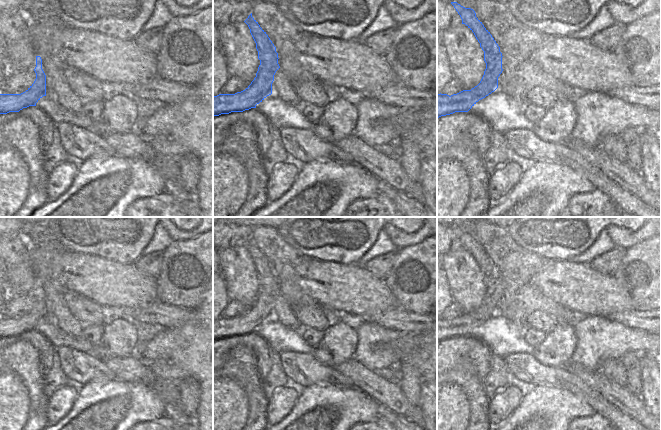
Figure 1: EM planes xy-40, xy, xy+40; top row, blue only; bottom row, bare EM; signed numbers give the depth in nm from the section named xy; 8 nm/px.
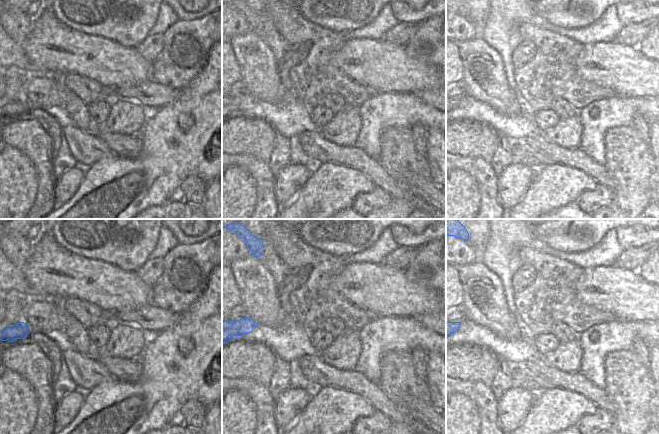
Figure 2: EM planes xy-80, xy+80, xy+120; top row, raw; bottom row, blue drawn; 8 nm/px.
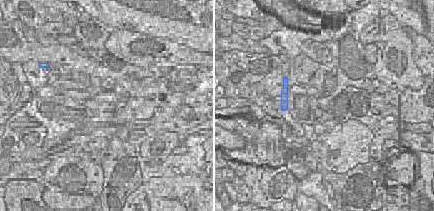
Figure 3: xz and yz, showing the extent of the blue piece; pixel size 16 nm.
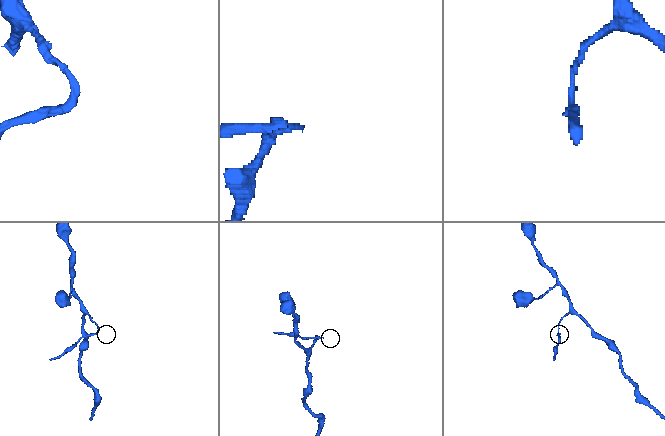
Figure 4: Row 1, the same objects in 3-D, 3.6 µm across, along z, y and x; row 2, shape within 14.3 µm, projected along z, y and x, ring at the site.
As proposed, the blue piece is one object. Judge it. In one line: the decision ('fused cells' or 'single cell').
fused cells

